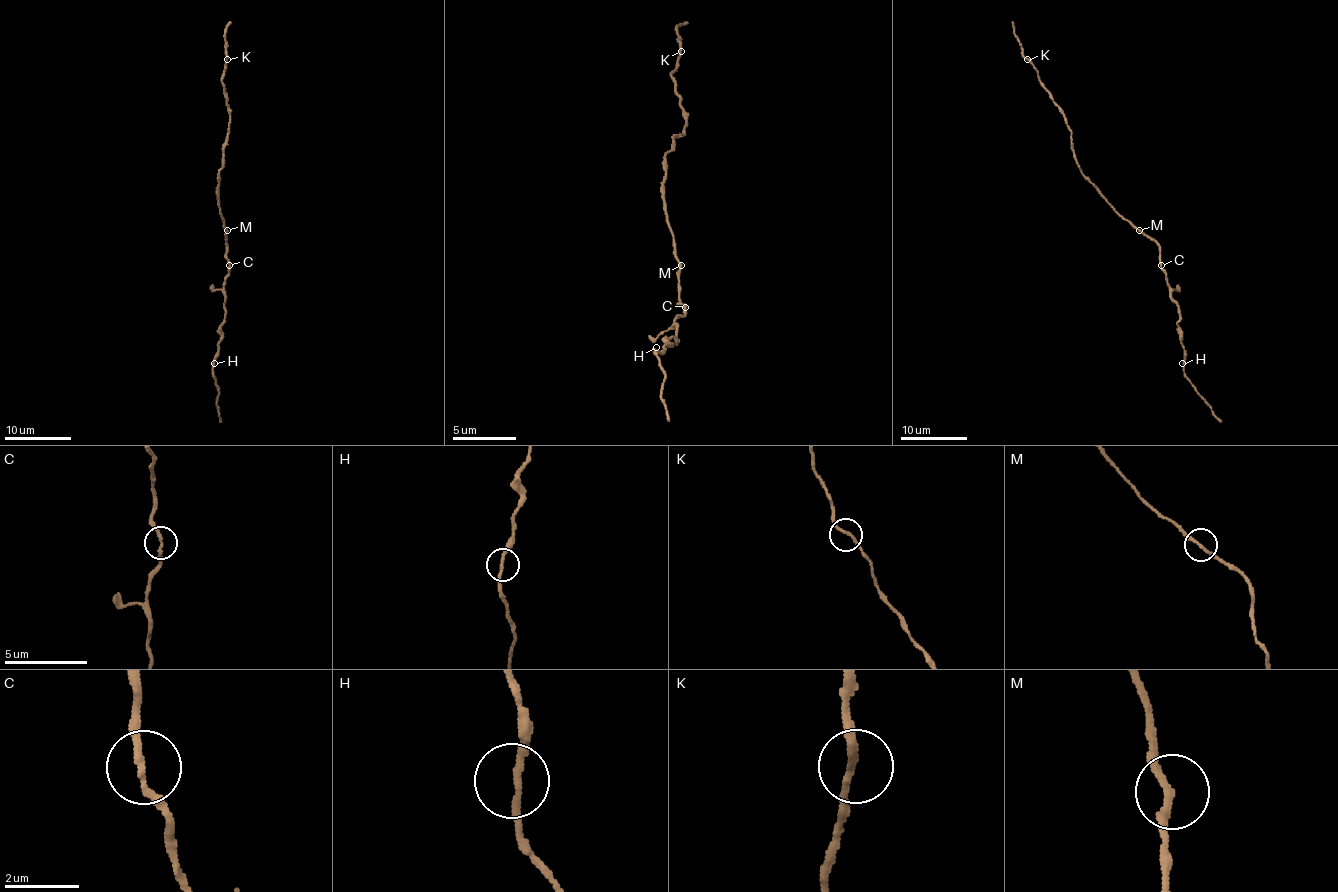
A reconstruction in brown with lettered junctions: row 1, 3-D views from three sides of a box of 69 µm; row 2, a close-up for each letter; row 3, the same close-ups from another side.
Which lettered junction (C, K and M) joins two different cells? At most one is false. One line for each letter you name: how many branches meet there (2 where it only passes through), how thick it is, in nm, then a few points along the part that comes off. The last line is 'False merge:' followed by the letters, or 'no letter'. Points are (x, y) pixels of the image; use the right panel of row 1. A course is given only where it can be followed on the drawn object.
False merge: no letter

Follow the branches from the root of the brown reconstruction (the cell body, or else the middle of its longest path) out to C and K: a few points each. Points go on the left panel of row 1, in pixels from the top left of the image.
C: (224, 220), (226, 258), (229, 265)
K: (224, 220), (219, 206), (219, 171), (229, 128), (227, 93), (222, 83), (227, 59)

